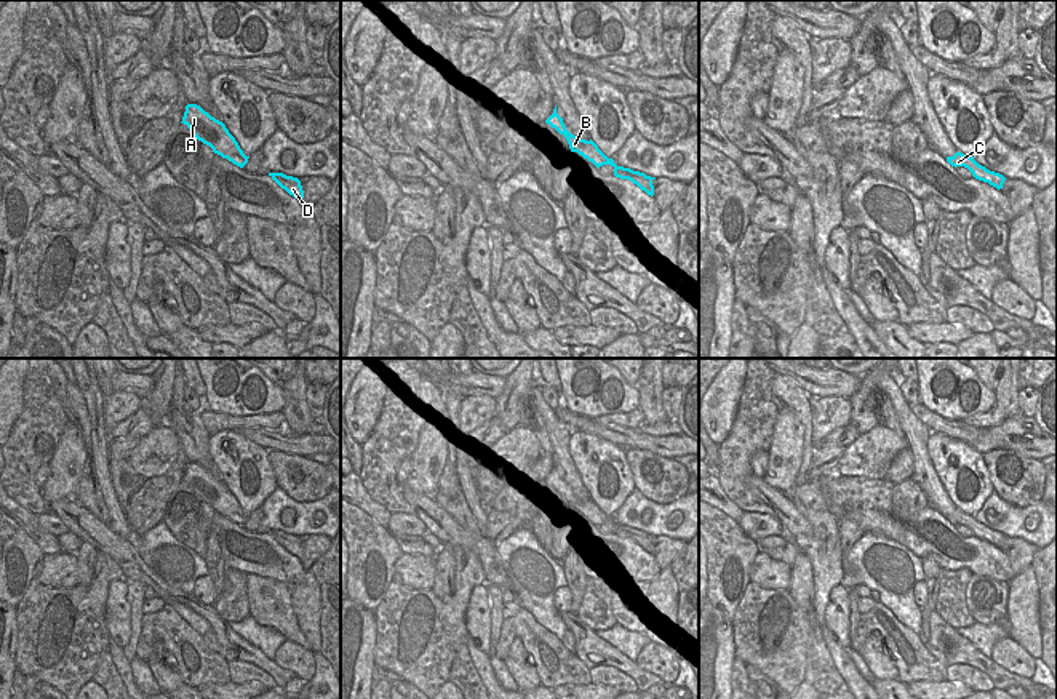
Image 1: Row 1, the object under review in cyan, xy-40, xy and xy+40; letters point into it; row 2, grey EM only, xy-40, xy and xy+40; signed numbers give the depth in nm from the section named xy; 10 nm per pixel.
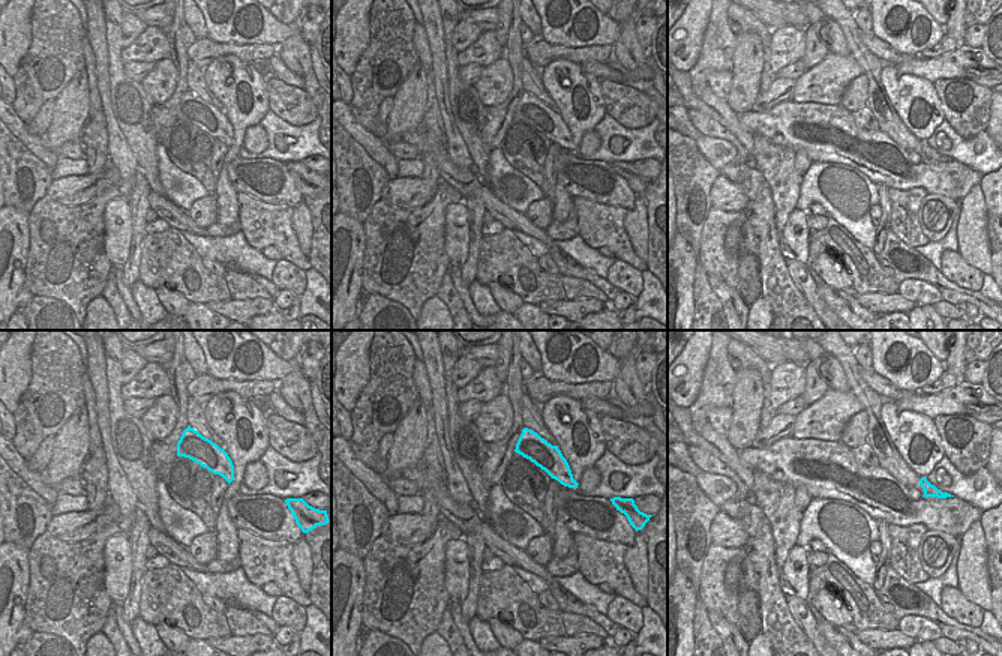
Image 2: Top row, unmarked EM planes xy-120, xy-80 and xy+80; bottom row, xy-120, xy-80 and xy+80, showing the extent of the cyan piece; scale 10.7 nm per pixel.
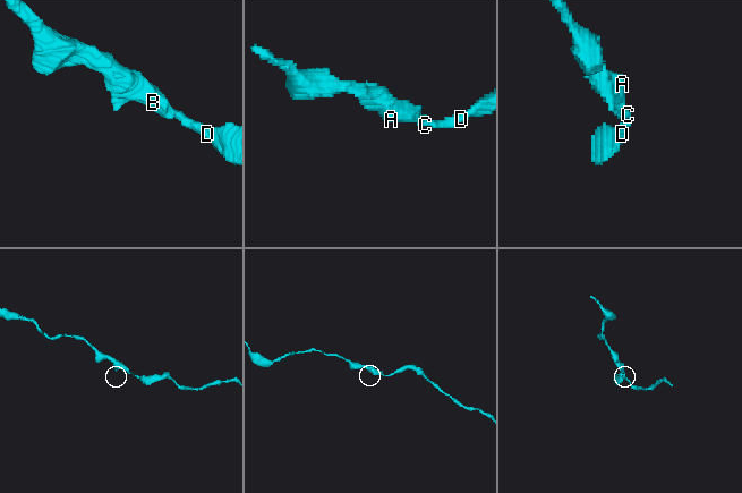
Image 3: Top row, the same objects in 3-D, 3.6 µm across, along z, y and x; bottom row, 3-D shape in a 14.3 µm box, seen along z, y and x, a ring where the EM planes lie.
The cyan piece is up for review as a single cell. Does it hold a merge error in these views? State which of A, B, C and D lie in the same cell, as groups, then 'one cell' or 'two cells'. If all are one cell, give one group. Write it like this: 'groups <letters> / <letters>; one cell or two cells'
groups A B C D; one cell

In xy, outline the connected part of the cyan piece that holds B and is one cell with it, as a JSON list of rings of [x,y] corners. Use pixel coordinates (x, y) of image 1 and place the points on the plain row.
[[[556,464],[553,467],[553,472],[545,478],[552,486],[555,486],[560,493],[563,493],[569,502],[571,510],[577,510],[588,520],[592,520],[596,526],[603,523],[611,523],[614,526],[614,534],[620,537],[628,537],[633,542],[636,542],[641,549],[644,549],[648,553],[654,553],[654,544],[652,539],[656,536],[646,534],[644,531],[633,529],[630,526],[617,525],[612,517],[608,517],[598,504],[590,497],[579,497],[577,494],[571,493],[563,477],[556,472]]]

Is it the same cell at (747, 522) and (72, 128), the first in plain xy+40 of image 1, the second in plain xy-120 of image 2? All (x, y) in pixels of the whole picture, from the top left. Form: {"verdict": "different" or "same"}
{"verdict": "different"}

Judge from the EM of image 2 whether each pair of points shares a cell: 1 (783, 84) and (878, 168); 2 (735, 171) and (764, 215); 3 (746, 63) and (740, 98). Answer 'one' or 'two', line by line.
1: two
2: two
3: one

